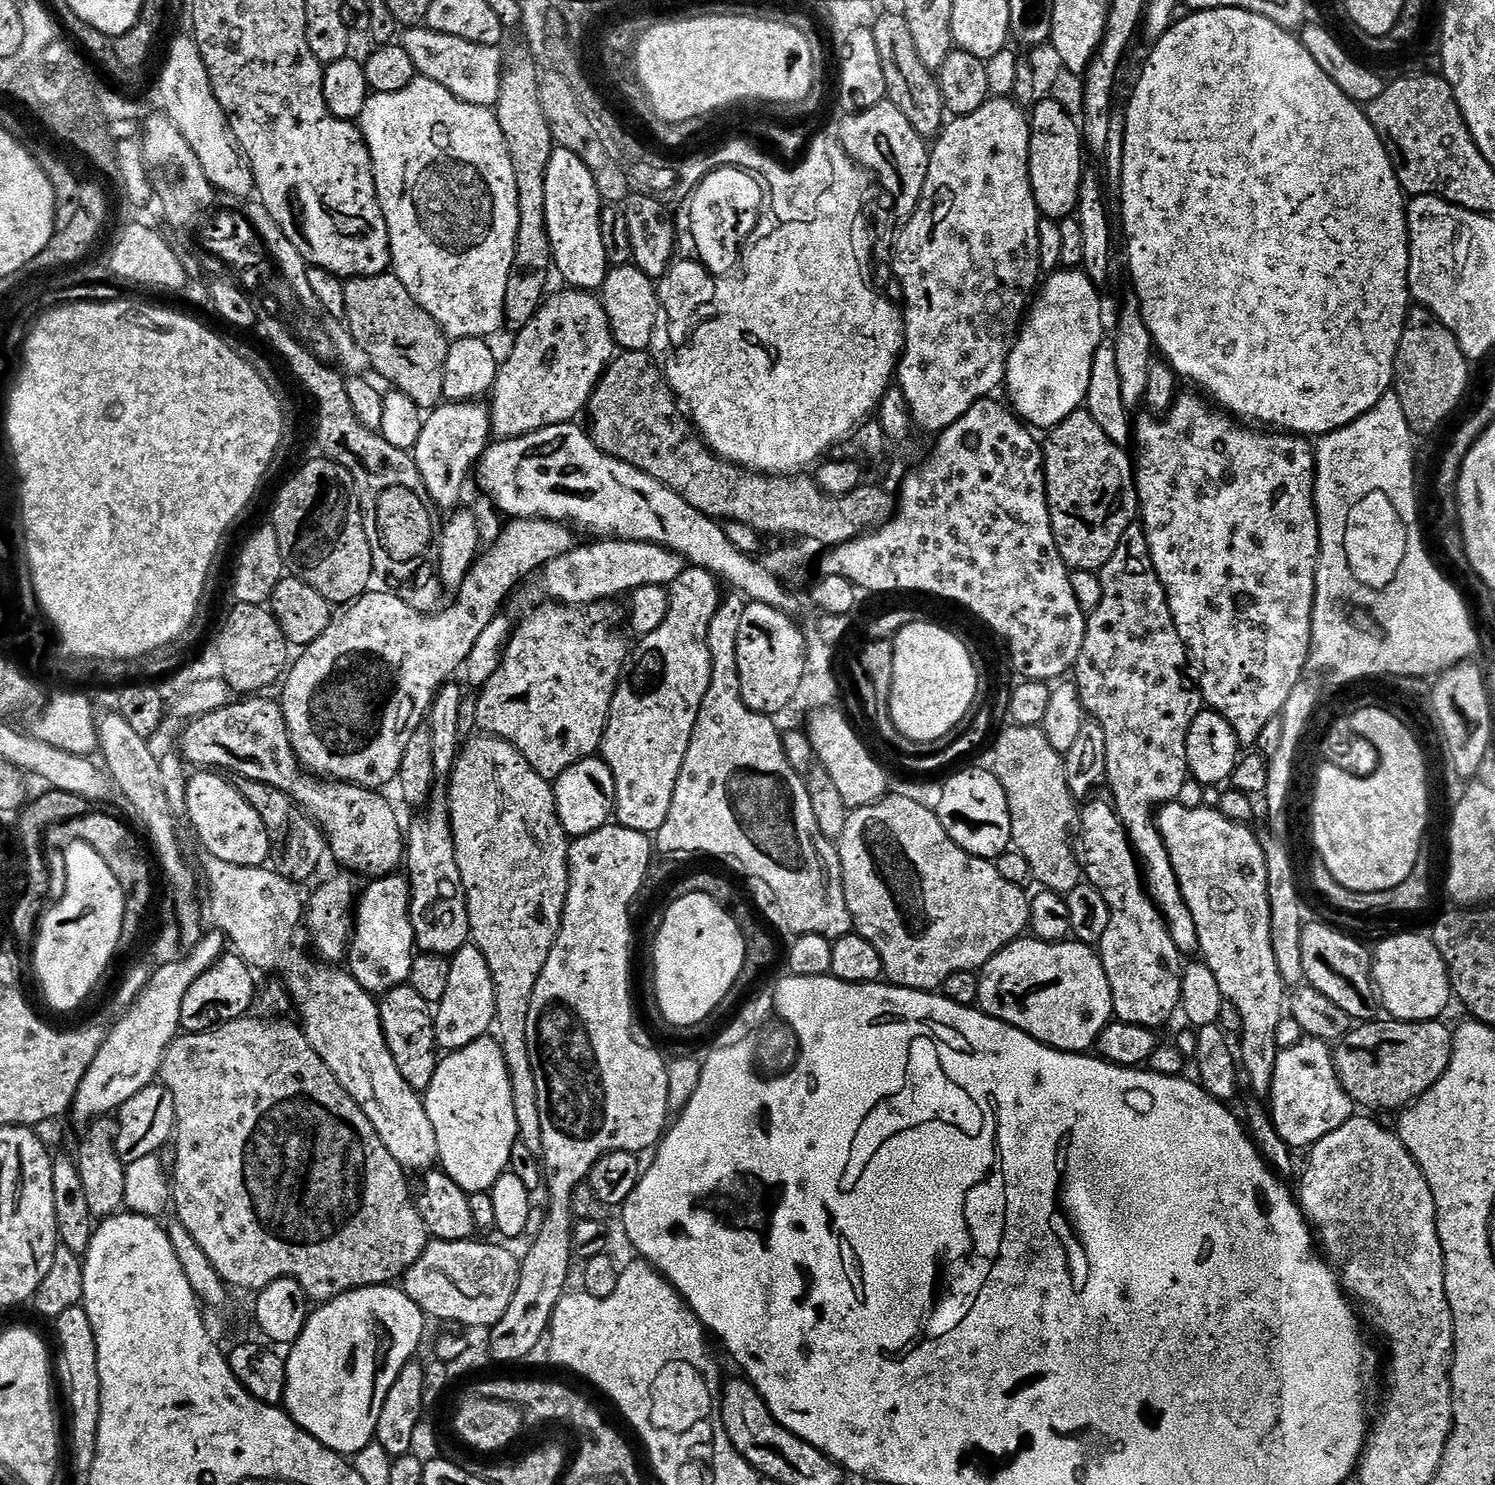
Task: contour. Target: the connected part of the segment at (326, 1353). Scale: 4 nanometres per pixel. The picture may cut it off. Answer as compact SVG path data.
M381 1286L379 1288L356 1288L353 1292L347 1292L341 1296L335 1296L332 1300L321 1303L320 1308L311 1313L302 1330L302 1334L286 1352L286 1388L284 1390L283 1407L286 1409L292 1421L297 1426L309 1432L318 1442L322 1442L332 1452L338 1452L345 1458L355 1457L356 1453L361 1452L366 1445L373 1443L378 1426L378 1414L382 1414L382 1402L386 1402L386 1394L390 1386L398 1378L401 1370L413 1359L412 1356L420 1348L420 1339L424 1336L424 1323L426 1317L424 1311L406 1295L403 1287L400 1286Z

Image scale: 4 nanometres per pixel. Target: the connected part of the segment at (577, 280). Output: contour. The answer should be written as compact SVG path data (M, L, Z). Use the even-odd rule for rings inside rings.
M553 147L550 166L546 166L546 230L555 271L560 271L568 283L565 285L573 289L599 290L608 277L610 265L602 247L601 211L598 186L585 162L568 149Z

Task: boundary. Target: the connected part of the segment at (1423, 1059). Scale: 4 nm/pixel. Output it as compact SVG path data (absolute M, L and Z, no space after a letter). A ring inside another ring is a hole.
M1377 1018L1371 1022L1361 1023L1359 1026L1353 1027L1352 1031L1339 1041L1334 1048L1334 1059L1336 1062L1336 1073L1342 1082L1342 1086L1346 1090L1346 1094L1350 1094L1353 1105L1362 1107L1364 1110L1372 1110L1368 1108L1396 1108L1395 1110L1403 1110L1408 1107L1412 1101L1417 1100L1418 1097L1426 1090L1430 1090L1430 1086L1434 1086L1434 1082L1438 1078L1442 1078L1442 1074L1450 1066L1450 1058L1452 1057L1452 1038L1454 1035L1453 1029L1447 1028L1444 1025L1443 1019L1439 1020L1394 1020L1391 1018Z

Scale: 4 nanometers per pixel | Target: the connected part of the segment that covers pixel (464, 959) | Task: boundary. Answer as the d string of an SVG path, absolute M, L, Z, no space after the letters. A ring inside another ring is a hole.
M475 944L463 945L449 959L449 968L446 992L433 1013L436 1044L444 1052L465 1048L470 1042L483 1039L491 1031L496 1018L493 978L484 955Z

